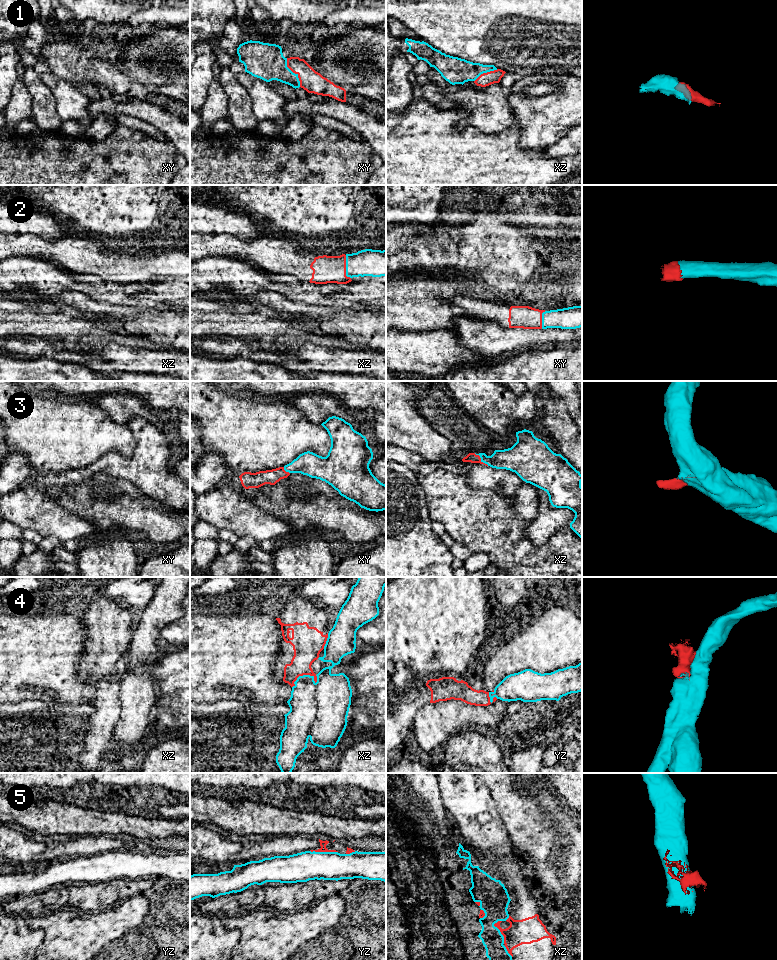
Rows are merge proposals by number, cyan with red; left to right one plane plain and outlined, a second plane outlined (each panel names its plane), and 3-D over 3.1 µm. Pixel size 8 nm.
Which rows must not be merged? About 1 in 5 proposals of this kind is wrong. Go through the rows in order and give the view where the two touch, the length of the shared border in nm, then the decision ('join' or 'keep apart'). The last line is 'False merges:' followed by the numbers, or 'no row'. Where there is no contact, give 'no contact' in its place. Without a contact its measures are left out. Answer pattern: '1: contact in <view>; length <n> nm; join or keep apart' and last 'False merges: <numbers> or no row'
1: contact in xy; length 260 nm; join
2: contact in xz; length 200 nm; join
3: contact in xz; length 160 nm; join
4: contact in xz; length 220 nm; join
5: contact in yz; length 220 nm; keep apart
False merges: 5

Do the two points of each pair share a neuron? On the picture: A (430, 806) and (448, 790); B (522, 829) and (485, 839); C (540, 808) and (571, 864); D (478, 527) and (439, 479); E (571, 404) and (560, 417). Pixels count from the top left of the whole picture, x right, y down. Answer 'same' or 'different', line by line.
A: different
B: different
C: same
D: same
E: different

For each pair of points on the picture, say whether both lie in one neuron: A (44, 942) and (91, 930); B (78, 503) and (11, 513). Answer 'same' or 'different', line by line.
A: same
B: different

